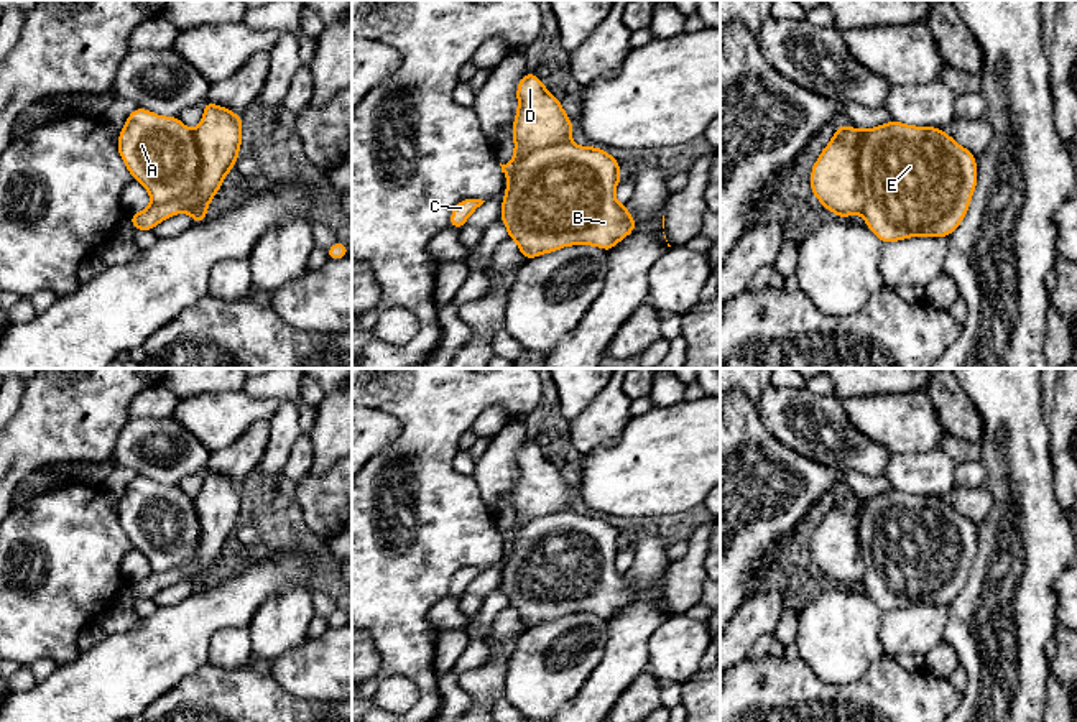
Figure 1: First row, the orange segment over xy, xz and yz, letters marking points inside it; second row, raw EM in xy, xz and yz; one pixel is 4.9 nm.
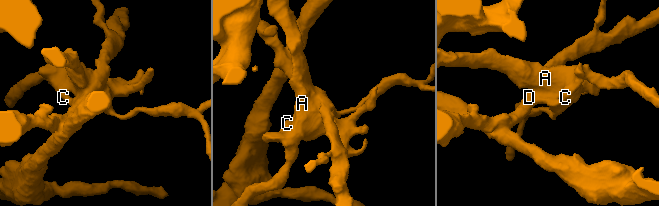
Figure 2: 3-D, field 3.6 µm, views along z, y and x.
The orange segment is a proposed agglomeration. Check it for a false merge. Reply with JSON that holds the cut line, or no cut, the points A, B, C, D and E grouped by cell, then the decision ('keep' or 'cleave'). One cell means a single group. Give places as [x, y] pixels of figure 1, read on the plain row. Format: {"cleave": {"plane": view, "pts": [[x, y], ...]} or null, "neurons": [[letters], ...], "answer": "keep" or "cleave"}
{"cleave": {"plane": "xy", "pts": [[194, 500], [199, 530], [196, 558], [183, 566], [153, 573]]}, "neurons": [["A", "B", "E"], ["C", "D"]], "answer": "cleave"}

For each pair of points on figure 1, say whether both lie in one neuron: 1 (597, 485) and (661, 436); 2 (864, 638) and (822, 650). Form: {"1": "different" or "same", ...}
{"1": "same", "2": "same"}

